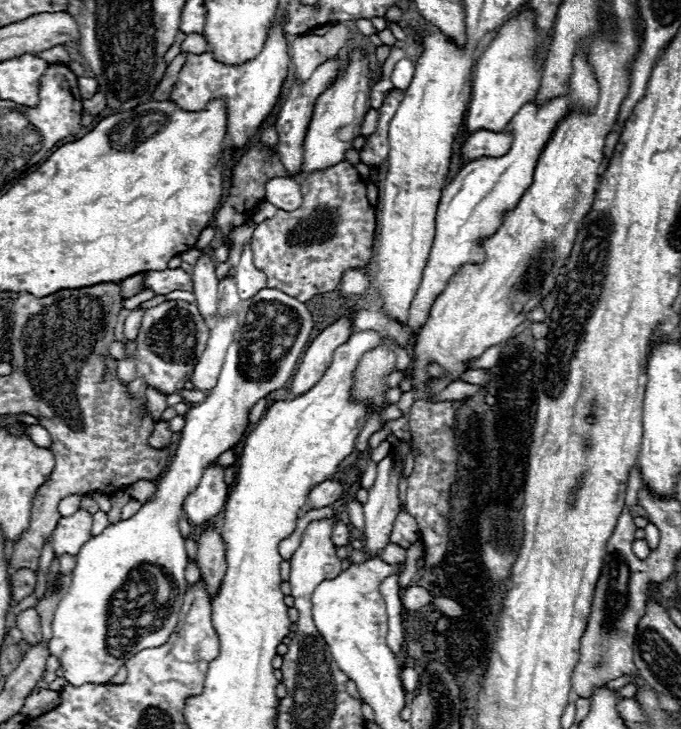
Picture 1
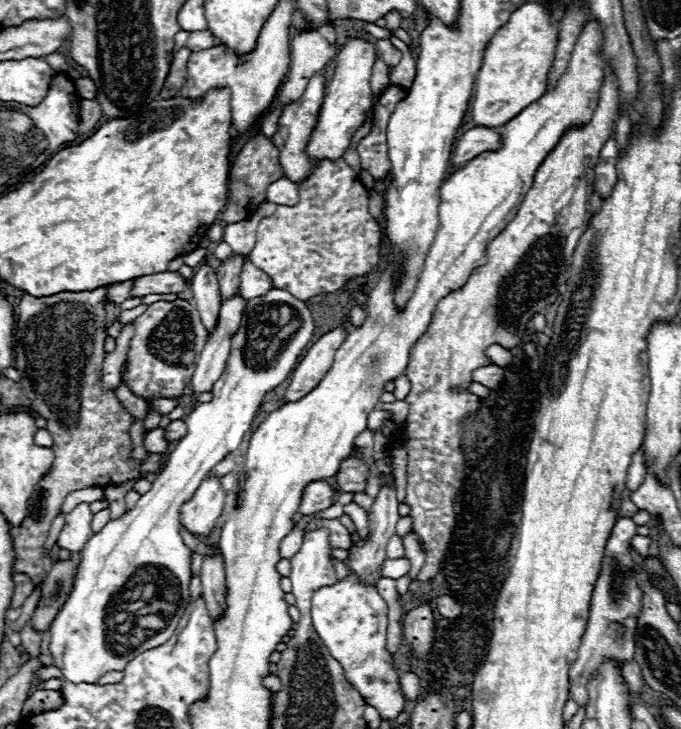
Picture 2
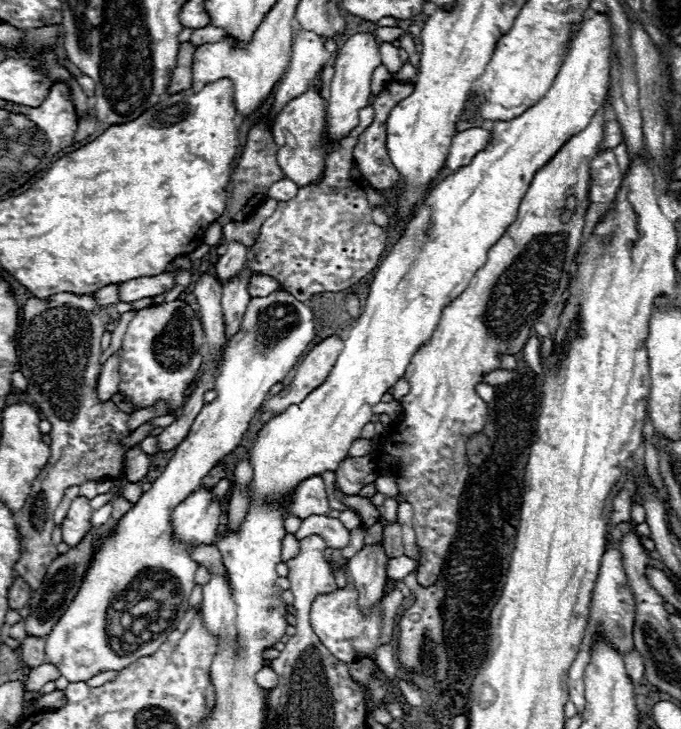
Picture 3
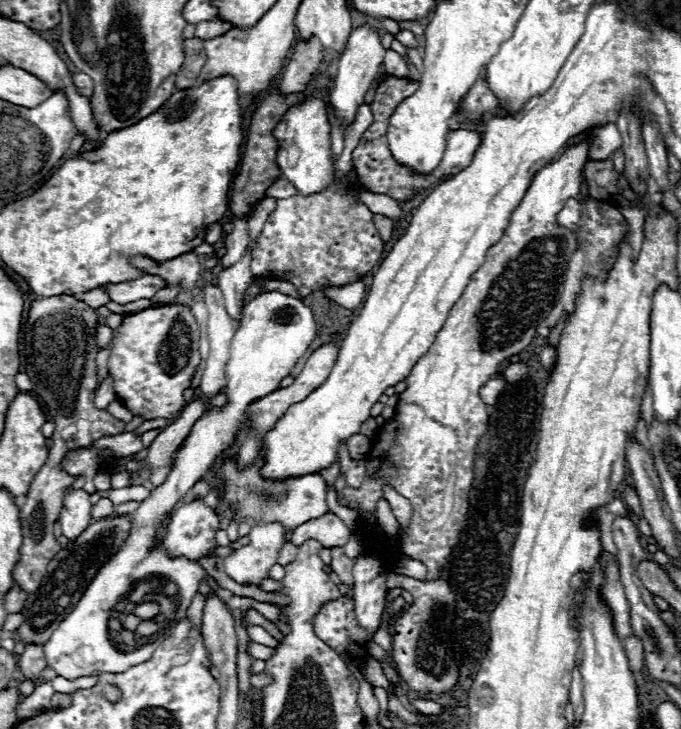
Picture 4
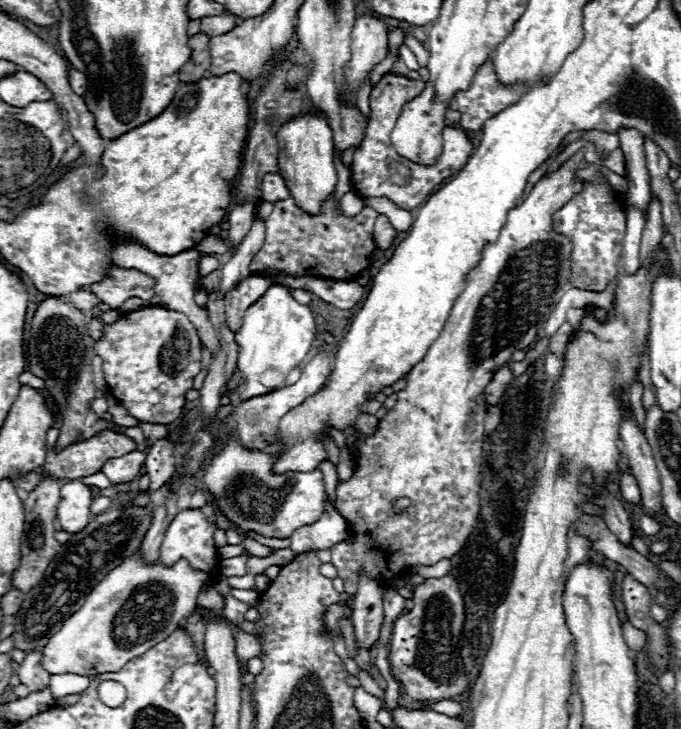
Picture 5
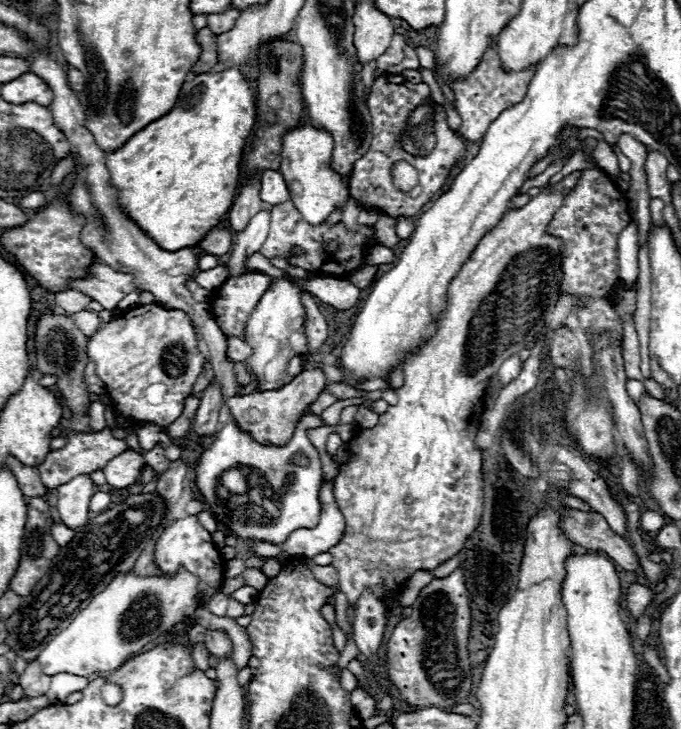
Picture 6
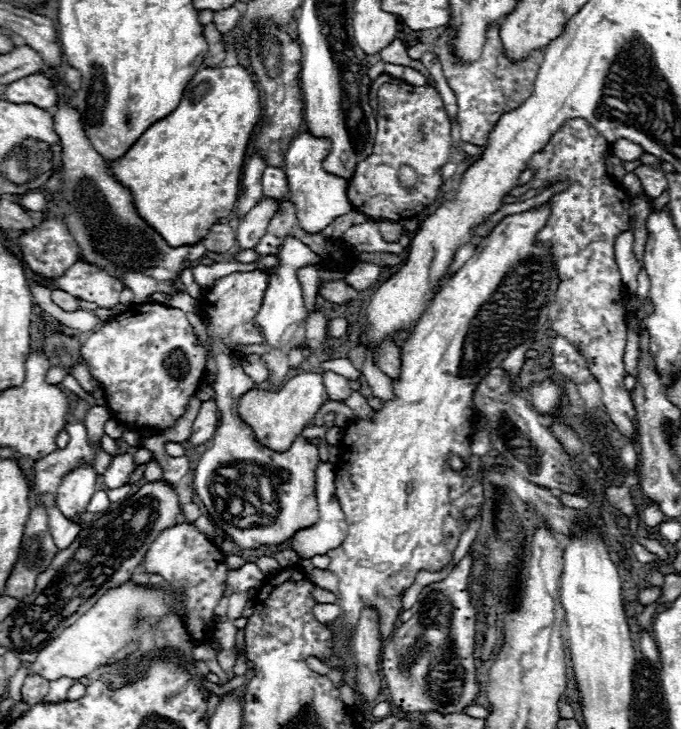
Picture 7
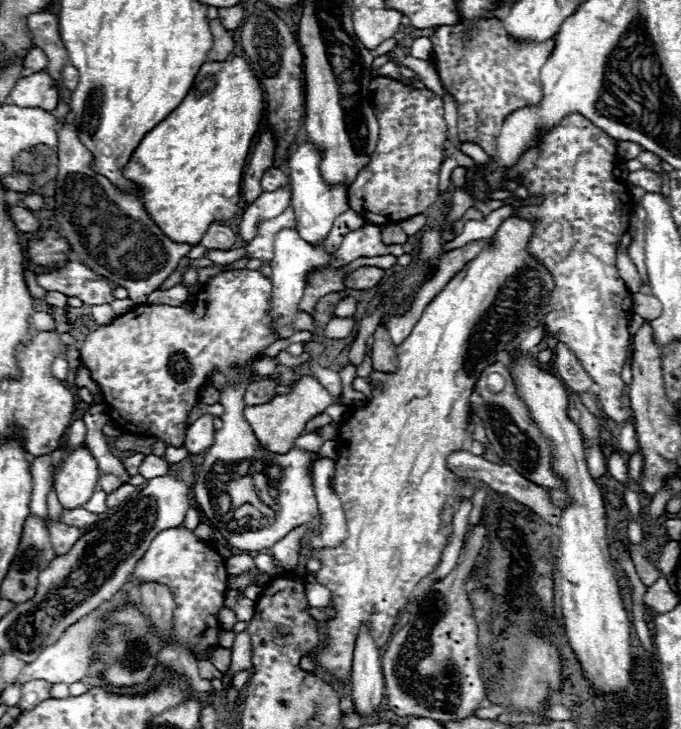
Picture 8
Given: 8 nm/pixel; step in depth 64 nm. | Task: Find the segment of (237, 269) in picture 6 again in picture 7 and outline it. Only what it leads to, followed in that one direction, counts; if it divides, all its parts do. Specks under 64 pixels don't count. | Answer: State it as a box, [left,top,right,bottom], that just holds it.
[236,198,282,250]

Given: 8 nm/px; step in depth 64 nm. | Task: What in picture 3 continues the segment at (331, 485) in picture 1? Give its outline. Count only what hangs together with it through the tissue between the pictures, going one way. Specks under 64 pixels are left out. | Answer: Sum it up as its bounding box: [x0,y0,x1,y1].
[288,476,330,520]

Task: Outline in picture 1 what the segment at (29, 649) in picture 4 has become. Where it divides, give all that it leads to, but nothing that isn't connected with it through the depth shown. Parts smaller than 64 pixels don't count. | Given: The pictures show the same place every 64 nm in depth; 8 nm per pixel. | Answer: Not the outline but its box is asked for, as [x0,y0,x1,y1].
[16,608,42,646]

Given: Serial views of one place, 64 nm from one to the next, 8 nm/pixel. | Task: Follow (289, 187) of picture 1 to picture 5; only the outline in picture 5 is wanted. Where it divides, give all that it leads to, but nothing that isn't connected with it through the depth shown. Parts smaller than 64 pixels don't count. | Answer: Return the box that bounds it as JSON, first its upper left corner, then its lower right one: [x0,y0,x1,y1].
[262,174,290,202]

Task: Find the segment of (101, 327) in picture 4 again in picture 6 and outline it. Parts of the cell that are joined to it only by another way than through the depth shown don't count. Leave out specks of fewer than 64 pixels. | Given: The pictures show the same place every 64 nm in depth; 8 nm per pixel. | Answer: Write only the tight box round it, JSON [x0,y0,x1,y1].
[70,310,104,337]

